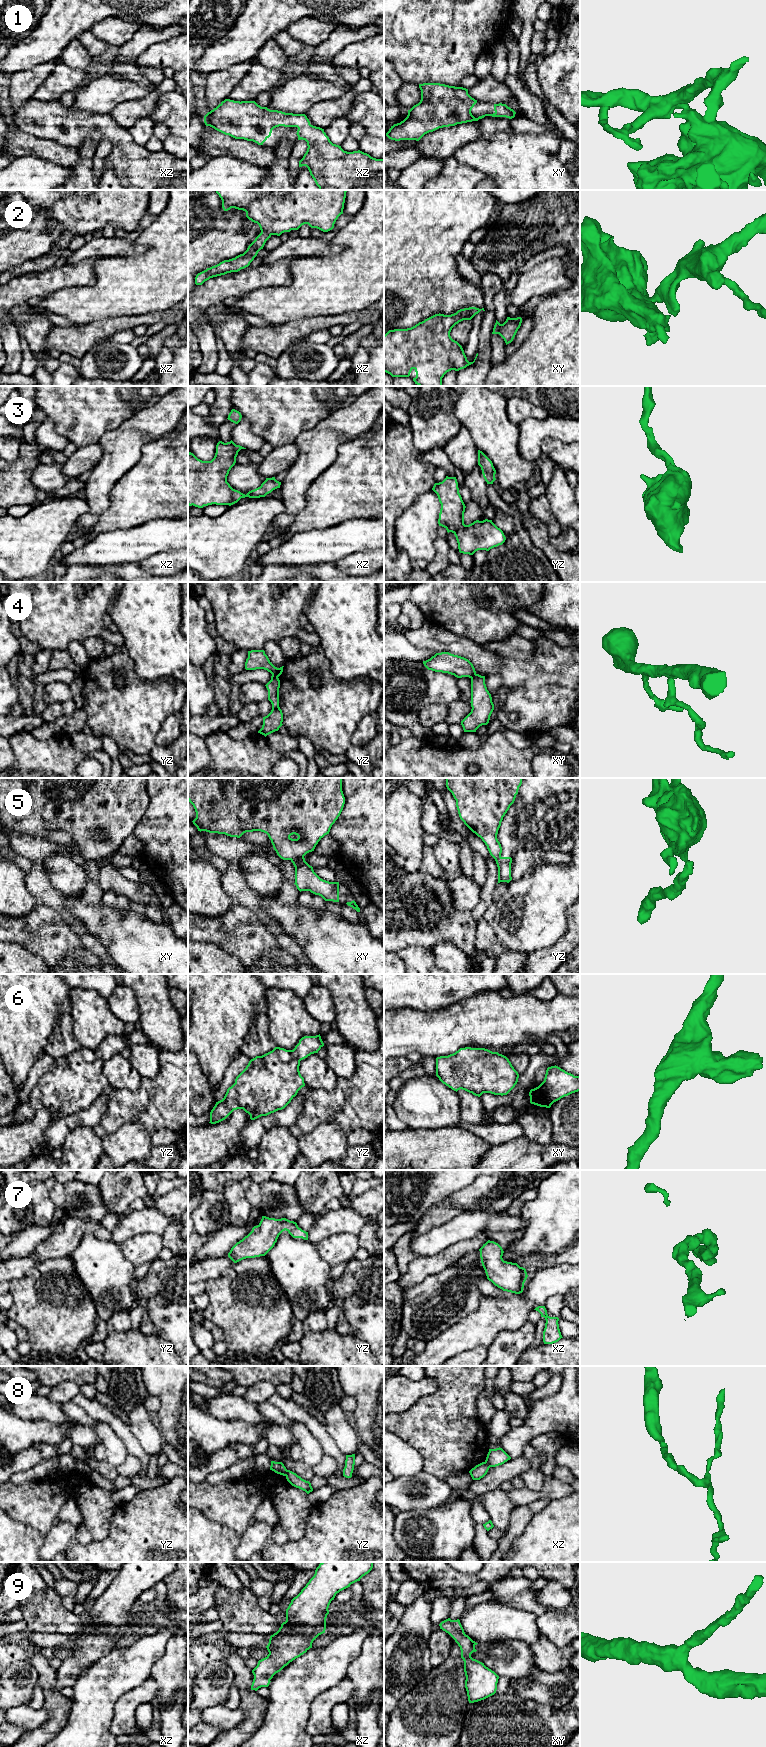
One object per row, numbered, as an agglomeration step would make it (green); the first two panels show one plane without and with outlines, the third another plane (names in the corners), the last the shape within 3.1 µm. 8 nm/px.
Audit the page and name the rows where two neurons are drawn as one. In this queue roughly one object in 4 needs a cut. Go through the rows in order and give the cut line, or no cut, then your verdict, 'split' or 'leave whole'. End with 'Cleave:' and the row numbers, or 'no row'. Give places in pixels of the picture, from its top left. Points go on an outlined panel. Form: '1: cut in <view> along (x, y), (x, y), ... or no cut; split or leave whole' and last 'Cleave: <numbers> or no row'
1: no cut; leave whole
2: no cut; leave whole
3: no cut; leave whole
4: cut in yz along (272, 674), (277, 677); split
5: cut in xy along (303, 856), (297, 856), (291, 860); split
6: no cut; leave whole
7: no cut; leave whole
8: cut in yz along (287, 1470), (285, 1475); split
9: no cut; leave whole
Cleave: 4, 5, 8

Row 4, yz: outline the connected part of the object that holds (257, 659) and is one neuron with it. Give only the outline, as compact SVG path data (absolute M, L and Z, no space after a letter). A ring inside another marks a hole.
M251 650L248 651L248 658L245 662L246 670L264 669L270 672L272 675L279 677L283 672L283 667L275 667L265 654L264 650Z

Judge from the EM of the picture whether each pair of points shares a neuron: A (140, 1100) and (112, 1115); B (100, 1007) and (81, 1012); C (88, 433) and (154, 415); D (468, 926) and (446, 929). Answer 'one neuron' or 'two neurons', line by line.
A: one neuron
B: one neuron
C: two neurons
D: one neuron

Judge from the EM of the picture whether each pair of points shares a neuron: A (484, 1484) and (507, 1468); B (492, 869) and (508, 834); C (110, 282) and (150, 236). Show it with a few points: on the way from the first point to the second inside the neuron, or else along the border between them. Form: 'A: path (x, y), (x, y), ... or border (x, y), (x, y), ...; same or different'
A: path (490, 1482), (501, 1473); same
B: border (494, 859), (497, 865), (498, 882); different
C: path (125, 281), (155, 251); same

